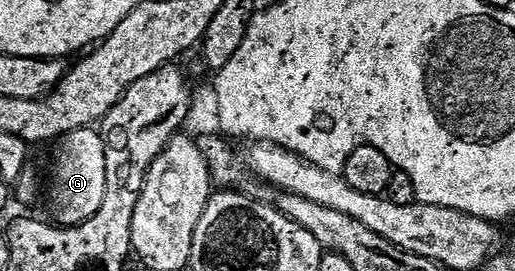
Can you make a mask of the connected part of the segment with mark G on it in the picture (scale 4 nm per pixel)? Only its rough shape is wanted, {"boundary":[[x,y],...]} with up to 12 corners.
{"boundary":[[101,132],[56,147],[52,218],[77,227],[99,213],[107,185]]}

